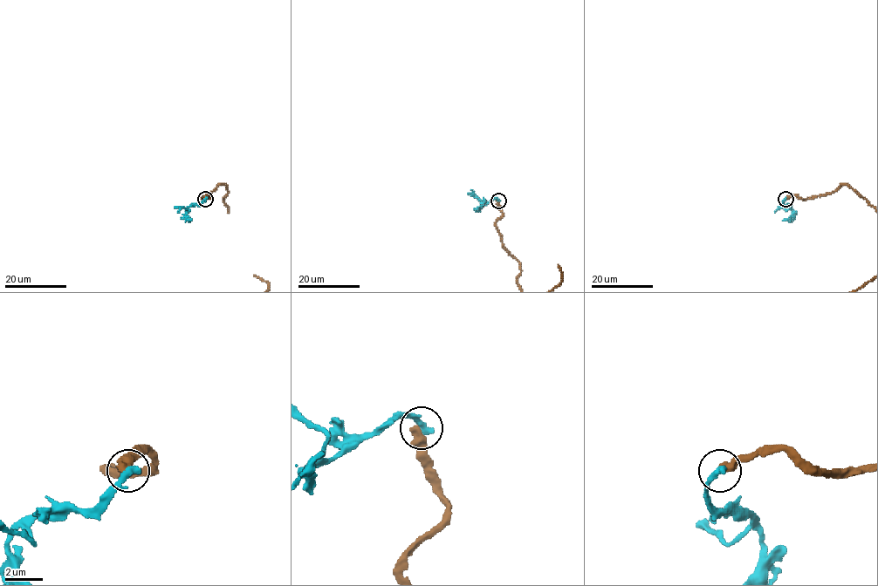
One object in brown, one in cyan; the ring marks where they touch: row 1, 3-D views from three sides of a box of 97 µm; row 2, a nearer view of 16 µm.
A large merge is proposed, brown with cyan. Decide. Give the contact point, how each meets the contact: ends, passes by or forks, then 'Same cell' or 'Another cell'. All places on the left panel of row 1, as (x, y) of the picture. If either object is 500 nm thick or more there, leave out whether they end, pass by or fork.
Place: (205, 199). At the ring brown ends. At the ring cyan ends. Another cell

